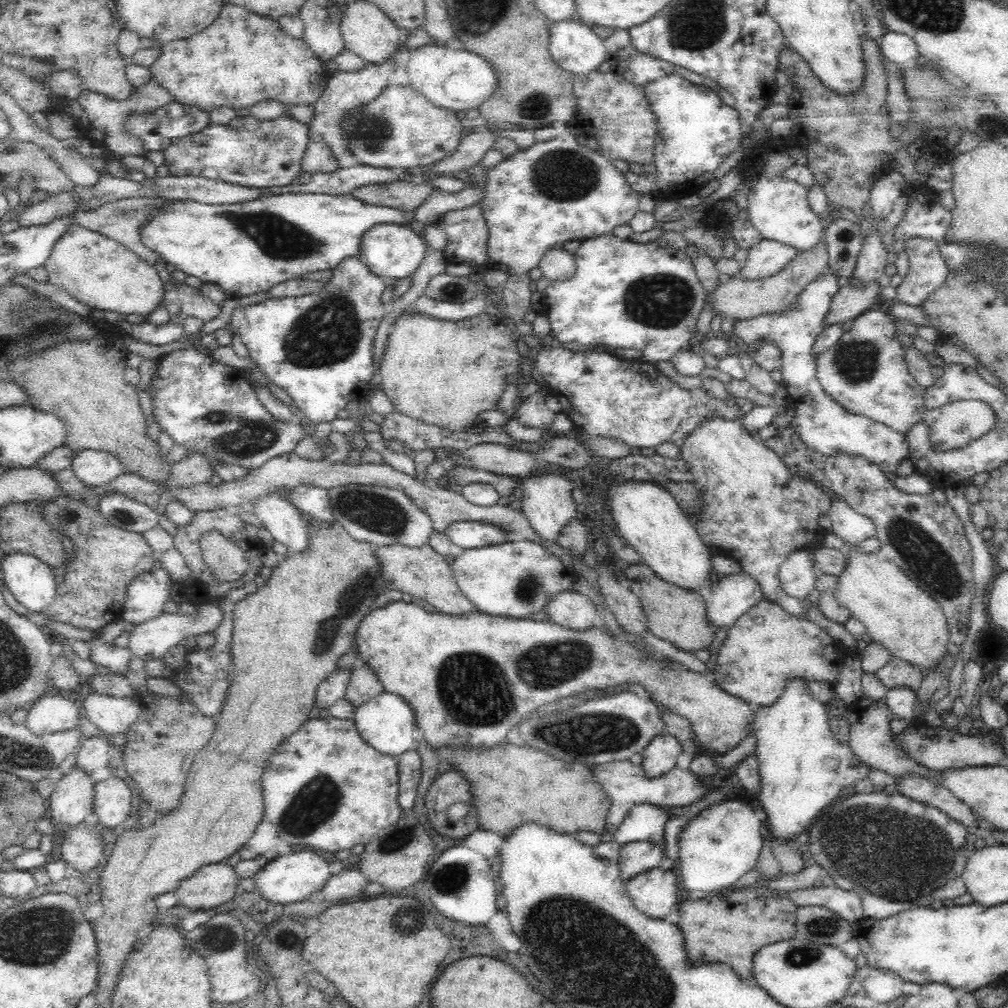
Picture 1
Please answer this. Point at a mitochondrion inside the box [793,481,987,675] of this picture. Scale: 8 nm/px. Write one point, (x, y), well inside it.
(931, 563)

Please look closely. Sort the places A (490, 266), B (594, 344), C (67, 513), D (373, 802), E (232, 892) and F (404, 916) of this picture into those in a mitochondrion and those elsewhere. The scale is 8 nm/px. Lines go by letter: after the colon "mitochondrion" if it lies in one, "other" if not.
A: other
B: other
C: mitochondrion
D: other
E: other
F: mitochondrion

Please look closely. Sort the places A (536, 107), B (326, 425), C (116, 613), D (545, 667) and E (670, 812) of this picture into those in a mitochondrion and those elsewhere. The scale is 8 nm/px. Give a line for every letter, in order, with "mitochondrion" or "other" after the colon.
A: mitochondrion
B: other
C: other
D: mitochondrion
E: other

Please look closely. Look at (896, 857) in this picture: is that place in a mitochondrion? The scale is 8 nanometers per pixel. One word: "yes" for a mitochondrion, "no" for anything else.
yes

